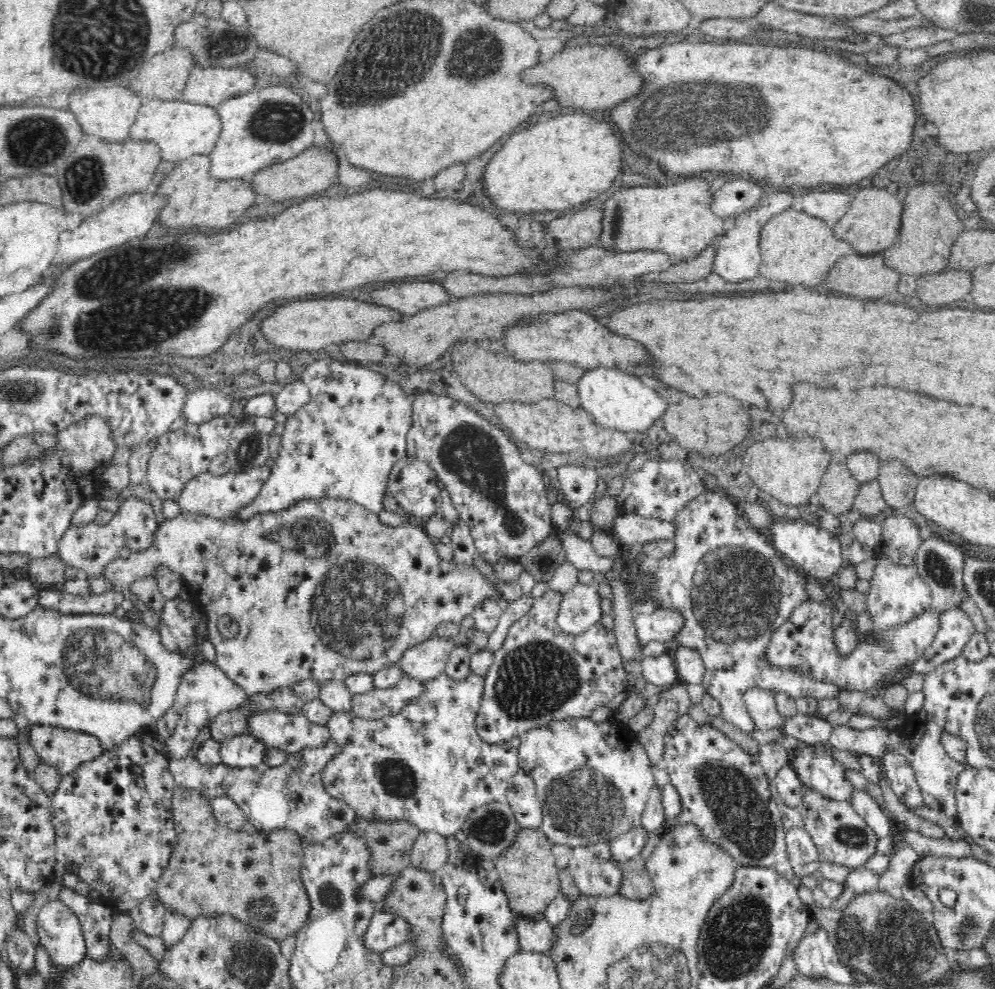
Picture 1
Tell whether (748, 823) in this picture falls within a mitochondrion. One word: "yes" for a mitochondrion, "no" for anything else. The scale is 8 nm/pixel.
yes

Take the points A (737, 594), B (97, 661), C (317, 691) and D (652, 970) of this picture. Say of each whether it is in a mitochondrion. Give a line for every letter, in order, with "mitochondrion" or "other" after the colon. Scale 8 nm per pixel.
A: mitochondrion
B: mitochondrion
C: other
D: mitochondrion

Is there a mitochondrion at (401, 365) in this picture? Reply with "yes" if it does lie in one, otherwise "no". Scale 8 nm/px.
no

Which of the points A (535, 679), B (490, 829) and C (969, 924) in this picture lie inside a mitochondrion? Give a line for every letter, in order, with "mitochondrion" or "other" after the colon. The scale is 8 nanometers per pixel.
A: mitochondrion
B: mitochondrion
C: mitochondrion

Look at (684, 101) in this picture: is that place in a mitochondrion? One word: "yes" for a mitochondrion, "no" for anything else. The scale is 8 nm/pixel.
yes

